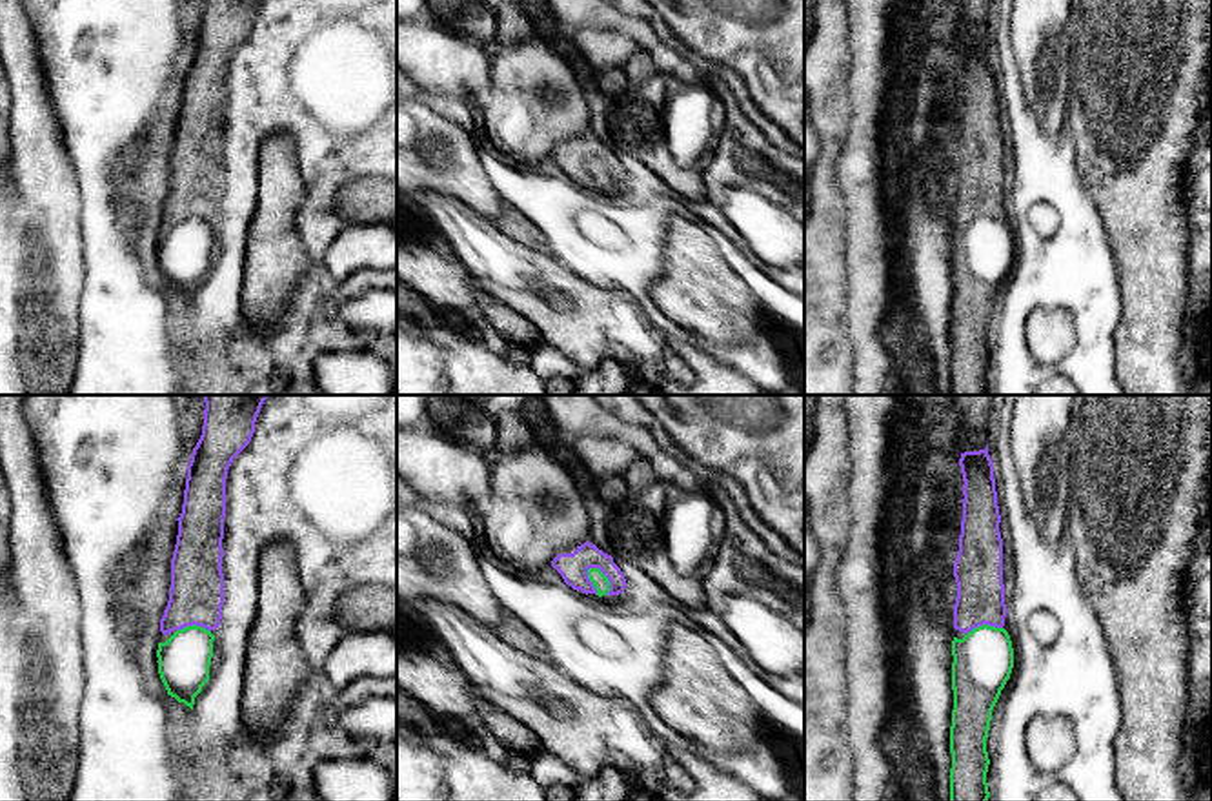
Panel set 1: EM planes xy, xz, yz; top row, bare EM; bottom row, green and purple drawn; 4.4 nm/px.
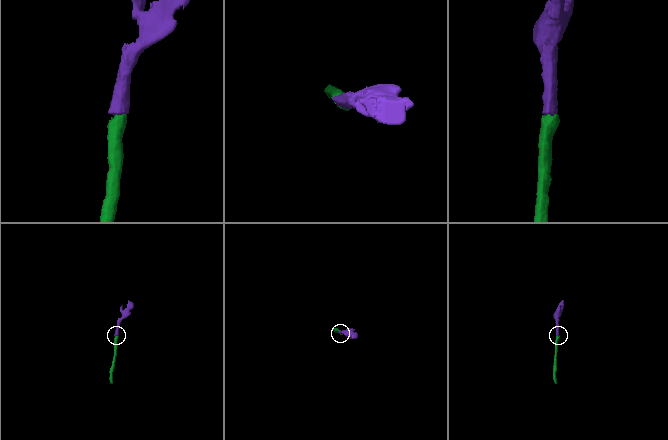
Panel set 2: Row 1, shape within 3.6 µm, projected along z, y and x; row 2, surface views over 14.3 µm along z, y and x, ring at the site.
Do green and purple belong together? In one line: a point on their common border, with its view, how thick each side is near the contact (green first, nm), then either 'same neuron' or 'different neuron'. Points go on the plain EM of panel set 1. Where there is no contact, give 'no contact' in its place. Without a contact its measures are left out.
contact xz (606, 170); calibres 70 and 130 nm; same neuron

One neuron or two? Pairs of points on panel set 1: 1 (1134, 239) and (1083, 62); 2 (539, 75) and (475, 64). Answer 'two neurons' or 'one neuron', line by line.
1: one neuron
2: two neurons

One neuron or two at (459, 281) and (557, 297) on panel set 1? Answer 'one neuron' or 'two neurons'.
two neurons

